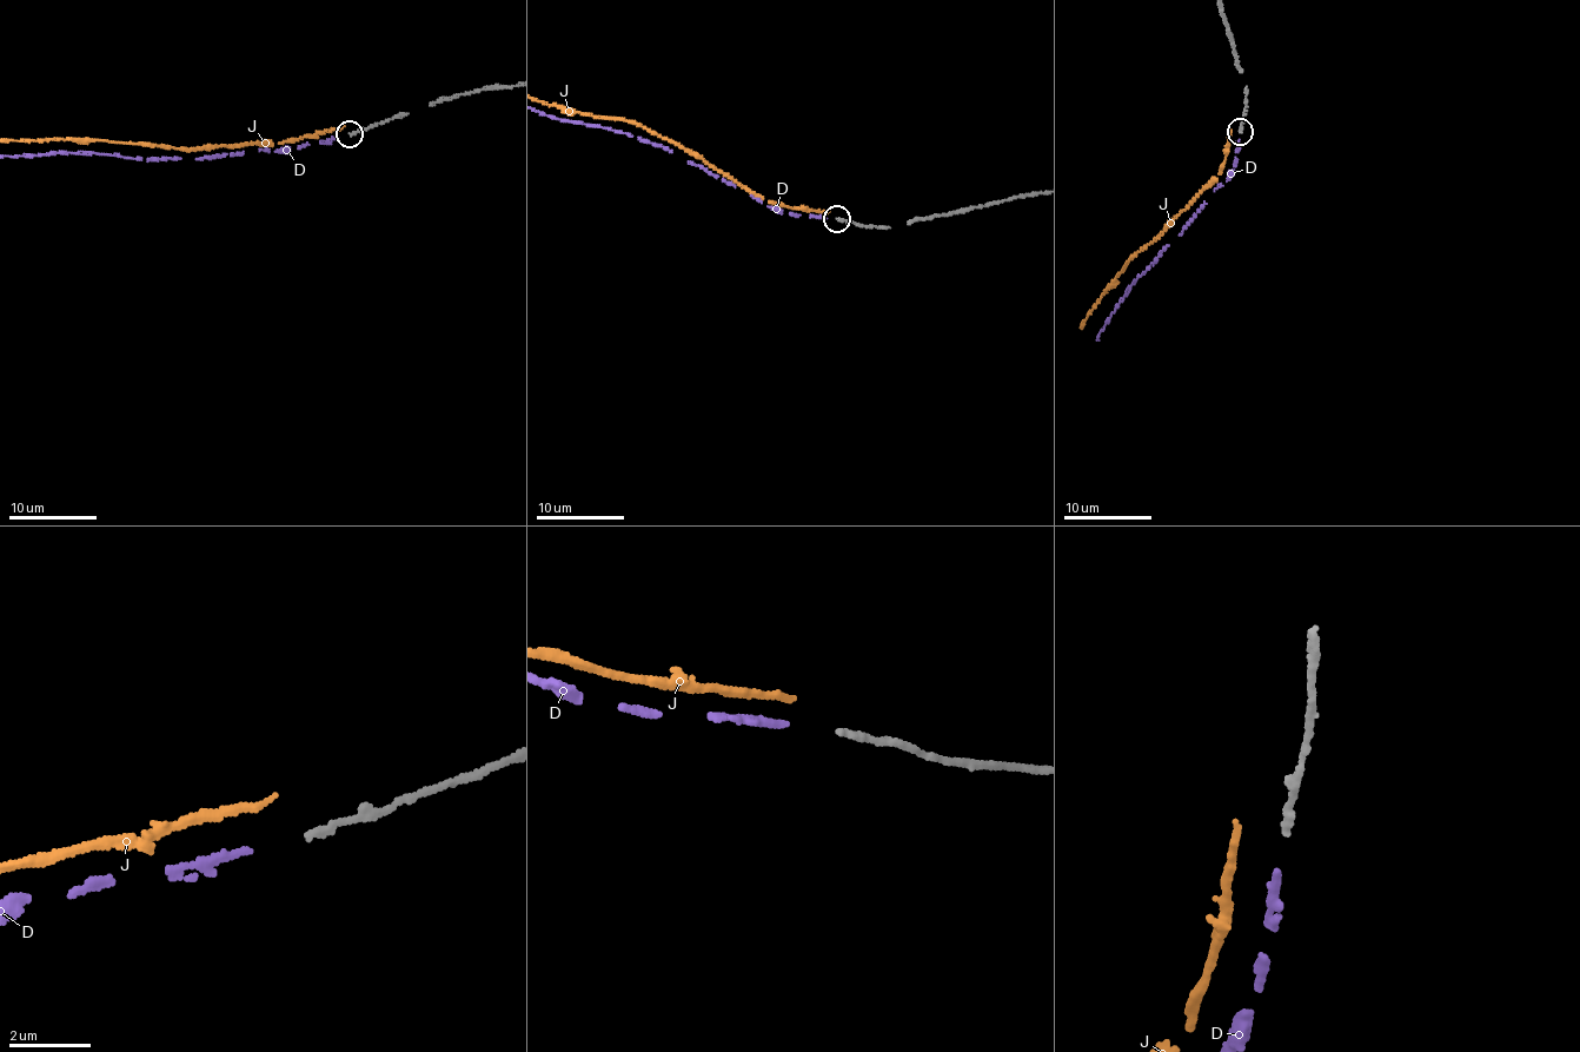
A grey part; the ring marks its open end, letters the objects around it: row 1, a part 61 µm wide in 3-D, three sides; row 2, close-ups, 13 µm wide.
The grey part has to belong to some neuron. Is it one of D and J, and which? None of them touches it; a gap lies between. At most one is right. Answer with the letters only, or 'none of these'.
D

